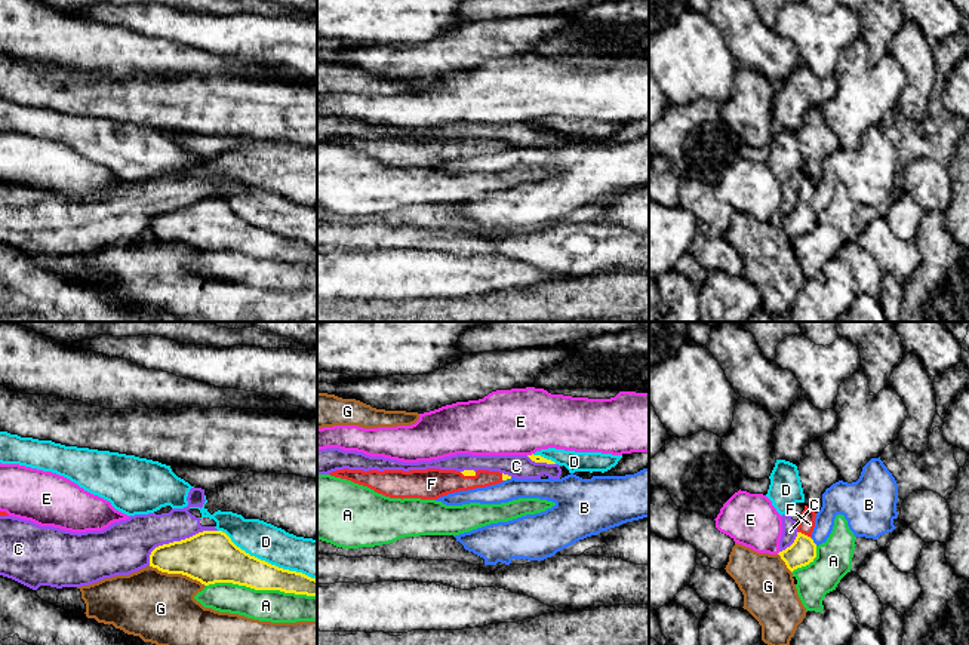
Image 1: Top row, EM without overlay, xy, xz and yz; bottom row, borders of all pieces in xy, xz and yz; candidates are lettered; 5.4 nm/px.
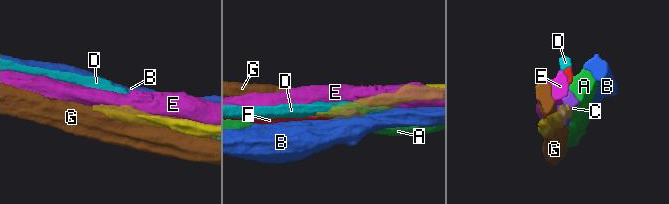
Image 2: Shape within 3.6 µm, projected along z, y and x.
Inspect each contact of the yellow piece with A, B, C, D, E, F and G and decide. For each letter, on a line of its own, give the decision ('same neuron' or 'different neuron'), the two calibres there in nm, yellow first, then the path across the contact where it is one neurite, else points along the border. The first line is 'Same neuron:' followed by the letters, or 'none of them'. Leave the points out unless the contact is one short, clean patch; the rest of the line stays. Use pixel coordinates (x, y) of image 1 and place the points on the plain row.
Same neuron: F
A: different neuron | 220/180 nm
B: different neuron | 150/140 nm
C: different neuron | 280/240 nm
D: different neuron | 240/200 nm
E: different neuron | 50/360 nm
F: same neuron | 150/90 nm | across yz (802, 220), (803, 202), (806, 190)
G: different neuron | 280/380 nm

